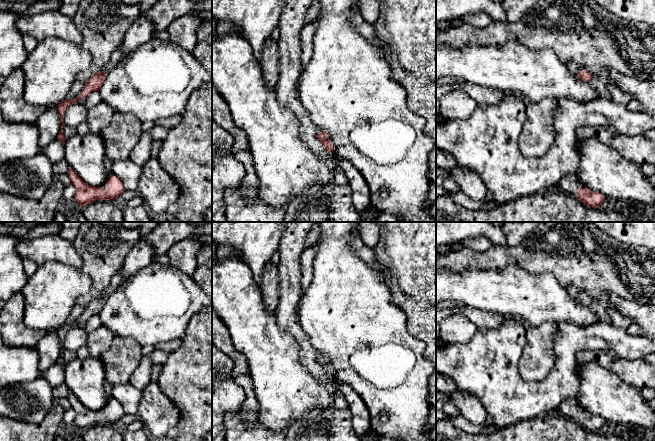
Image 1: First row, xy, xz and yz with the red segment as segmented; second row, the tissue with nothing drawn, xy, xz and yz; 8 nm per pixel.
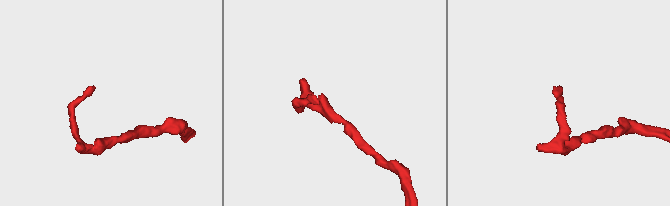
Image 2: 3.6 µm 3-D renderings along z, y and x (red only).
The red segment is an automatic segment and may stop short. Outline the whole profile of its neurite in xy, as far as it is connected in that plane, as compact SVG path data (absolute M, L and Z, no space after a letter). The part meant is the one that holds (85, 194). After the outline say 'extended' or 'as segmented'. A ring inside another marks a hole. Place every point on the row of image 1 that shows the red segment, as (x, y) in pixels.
M70 167L67 175L71 180L71 183L76 188L74 200L80 207L83 207L97 200L106 199L114 201L125 191L121 179L113 175L111 172L108 174L106 181L99 187L92 187L85 183Z; extended

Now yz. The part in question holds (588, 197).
M576 174L562 177L556 184L555 189L573 196L579 199L584 205L593 208L598 208L605 200L605 196L602 193L595 192L581 185Z; extended

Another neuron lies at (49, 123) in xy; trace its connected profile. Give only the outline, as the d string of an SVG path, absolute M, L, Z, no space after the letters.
M56 105L49 106L39 116L36 126L39 129L39 147L43 149L51 141L57 139L61 131L61 118Z

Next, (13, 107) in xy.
M21 67L4 78L0 88L0 111L8 123L34 124L45 111L40 106L30 105L23 99L25 75Z

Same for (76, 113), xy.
M78 102L71 104L64 114L65 125L76 128L79 124L86 121L87 111L84 104Z

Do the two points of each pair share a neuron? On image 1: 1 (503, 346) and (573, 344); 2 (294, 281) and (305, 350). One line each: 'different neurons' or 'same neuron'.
1: same neuron
2: same neuron

